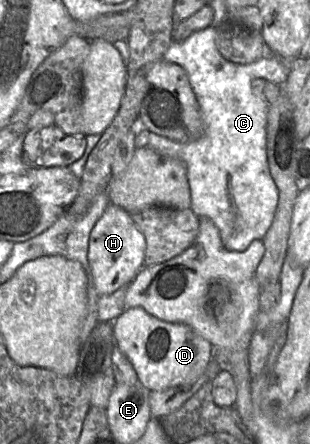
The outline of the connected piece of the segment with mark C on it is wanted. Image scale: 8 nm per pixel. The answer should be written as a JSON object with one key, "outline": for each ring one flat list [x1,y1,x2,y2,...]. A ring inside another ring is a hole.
{"outline":[[208,26,192,33,183,41,172,41,163,56,165,61,178,64,185,70,203,115,203,135,197,140,179,143,150,132,148,148,184,163,191,195,190,210,198,218,206,217,214,223,226,249,241,252,254,240,263,239,278,204,278,190,269,172,266,153,269,104,263,96,253,94,250,84,253,79,261,78,283,85,289,76,291,62,283,61,277,56,264,56,251,64,232,63,218,51,217,36,218,27]]}

